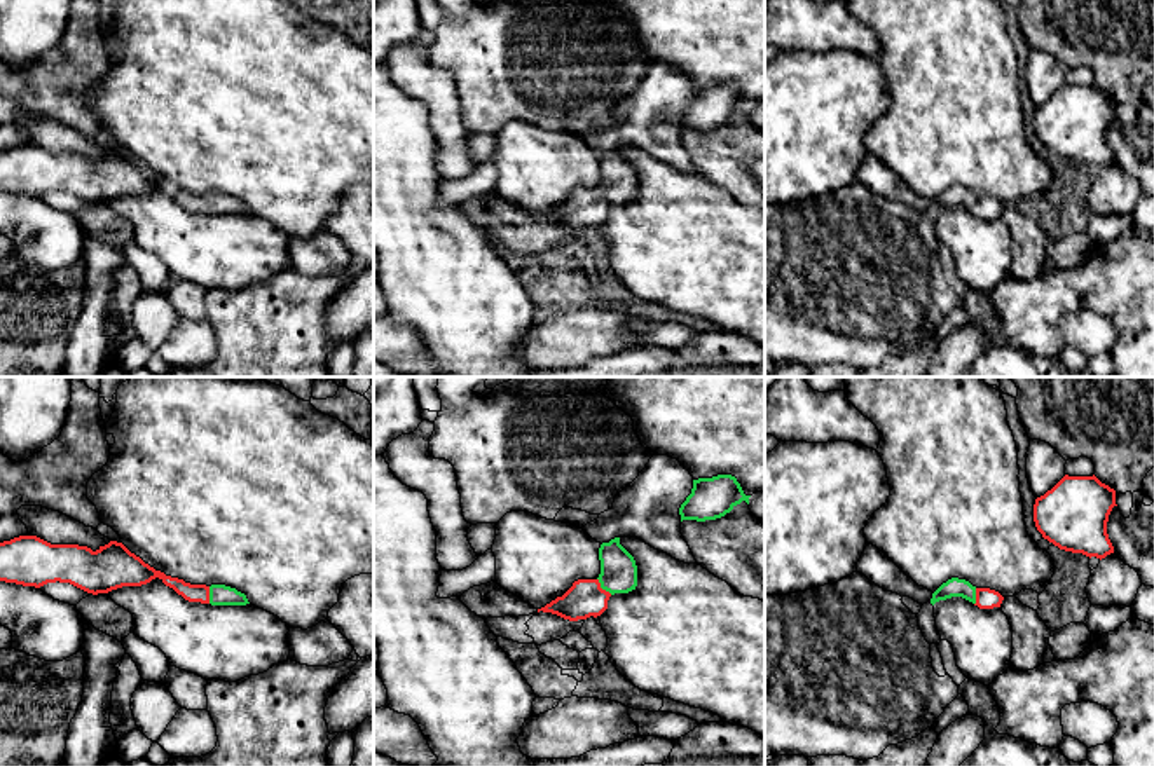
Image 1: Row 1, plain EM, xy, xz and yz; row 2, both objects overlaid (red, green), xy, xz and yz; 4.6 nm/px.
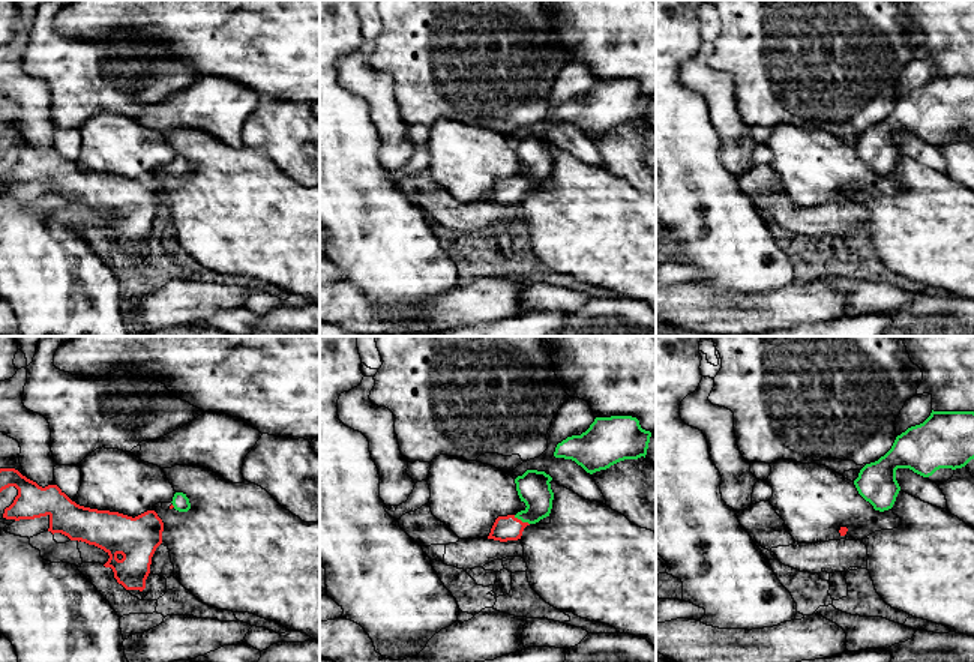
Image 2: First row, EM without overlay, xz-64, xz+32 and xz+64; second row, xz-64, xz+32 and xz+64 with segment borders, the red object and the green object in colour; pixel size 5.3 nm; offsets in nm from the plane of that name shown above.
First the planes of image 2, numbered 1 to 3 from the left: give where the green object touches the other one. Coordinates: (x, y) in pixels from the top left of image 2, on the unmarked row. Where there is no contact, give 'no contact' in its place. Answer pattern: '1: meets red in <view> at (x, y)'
1: no contact
2: meets red in xz+32 at (520, 183)
3: no contact

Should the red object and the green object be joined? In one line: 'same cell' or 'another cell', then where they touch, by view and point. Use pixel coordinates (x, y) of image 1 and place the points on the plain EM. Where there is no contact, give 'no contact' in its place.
same cell; meets red in xz at (601, 198)

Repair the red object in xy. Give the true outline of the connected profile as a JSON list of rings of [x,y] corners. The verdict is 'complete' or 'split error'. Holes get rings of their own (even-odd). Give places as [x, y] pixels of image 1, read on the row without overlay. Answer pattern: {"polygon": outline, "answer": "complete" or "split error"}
{"polygon": [[[19,145],[0,152],[0,190],[40,197],[70,192],[87,202],[108,202],[122,195],[141,195],[159,187],[189,211],[211,215],[246,215],[246,204],[225,194],[190,194],[166,185],[110,150],[93,161],[79,154],[51,154],[37,145]]], "answer": "split error"}

